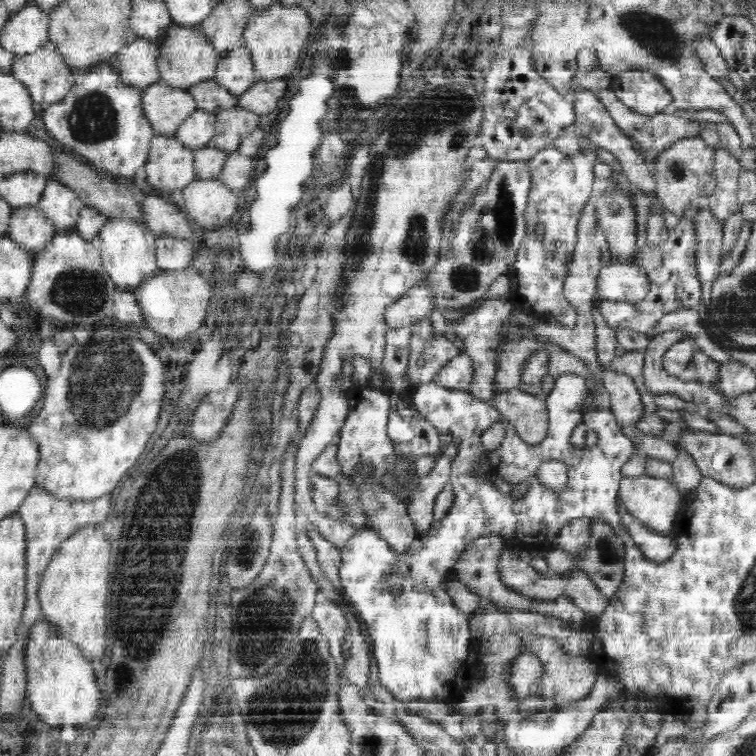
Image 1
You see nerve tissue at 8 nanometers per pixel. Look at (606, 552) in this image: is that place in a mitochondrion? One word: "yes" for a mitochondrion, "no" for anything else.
yes

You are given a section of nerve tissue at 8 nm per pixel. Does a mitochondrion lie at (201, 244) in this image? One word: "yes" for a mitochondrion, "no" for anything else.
no

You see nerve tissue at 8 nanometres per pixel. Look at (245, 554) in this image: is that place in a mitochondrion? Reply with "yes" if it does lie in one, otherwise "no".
yes

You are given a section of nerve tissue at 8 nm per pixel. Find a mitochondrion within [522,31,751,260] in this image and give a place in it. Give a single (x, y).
(675, 171)

